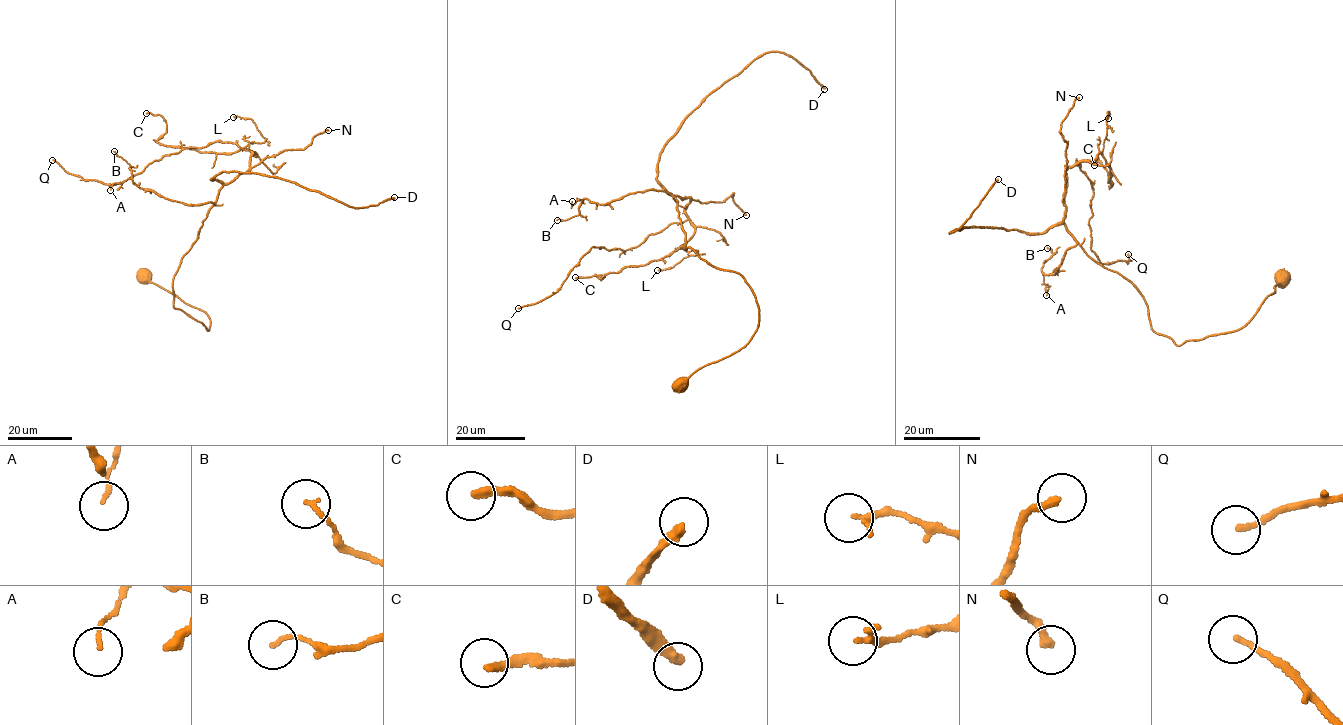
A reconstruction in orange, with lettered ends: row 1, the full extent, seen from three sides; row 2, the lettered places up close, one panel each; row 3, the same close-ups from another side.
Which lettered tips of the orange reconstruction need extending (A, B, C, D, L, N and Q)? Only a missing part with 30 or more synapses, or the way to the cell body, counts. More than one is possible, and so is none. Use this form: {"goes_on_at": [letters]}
{"goes_on_at": ["D"]}

